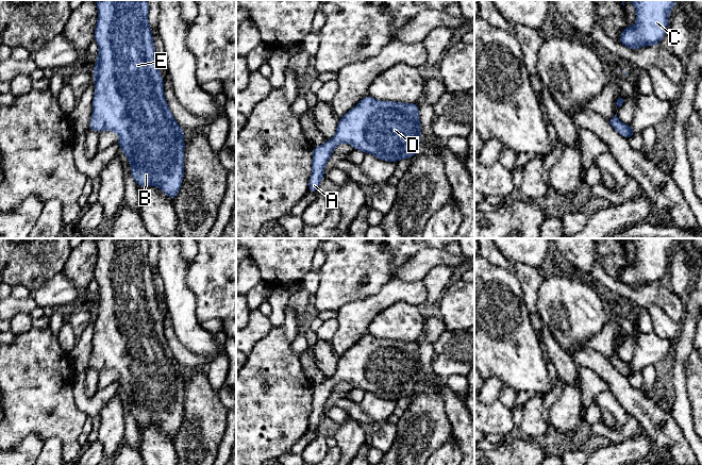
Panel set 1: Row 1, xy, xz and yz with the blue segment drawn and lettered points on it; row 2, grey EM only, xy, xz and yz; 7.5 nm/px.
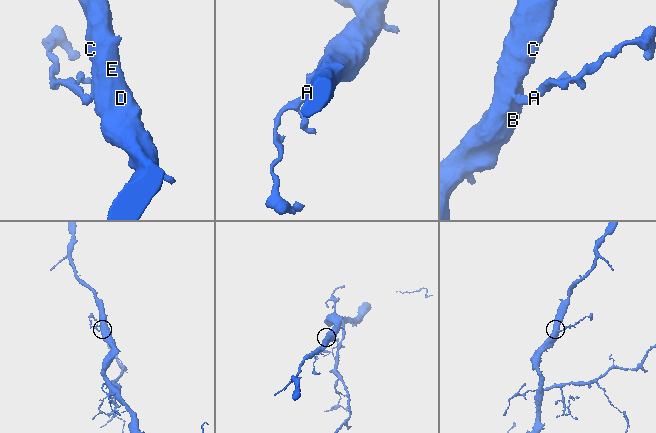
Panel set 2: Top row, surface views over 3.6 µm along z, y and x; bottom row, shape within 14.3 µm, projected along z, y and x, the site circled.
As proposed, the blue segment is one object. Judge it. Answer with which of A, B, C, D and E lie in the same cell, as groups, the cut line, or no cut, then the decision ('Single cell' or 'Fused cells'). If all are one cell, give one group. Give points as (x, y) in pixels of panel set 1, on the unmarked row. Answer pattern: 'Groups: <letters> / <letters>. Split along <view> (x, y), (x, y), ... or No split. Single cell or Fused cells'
Groups: A B C D E. No split. Single cell

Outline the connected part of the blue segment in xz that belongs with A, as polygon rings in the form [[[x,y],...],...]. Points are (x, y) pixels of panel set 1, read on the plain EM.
[[[371,334],[364,335],[354,346],[338,358],[335,373],[321,384],[313,384],[312,414],[308,418],[310,432],[316,432],[324,416],[324,405],[332,396],[334,386],[347,381],[355,388],[371,392],[381,399],[397,401],[402,397],[413,397],[420,387],[421,362],[418,342],[380,339]]]

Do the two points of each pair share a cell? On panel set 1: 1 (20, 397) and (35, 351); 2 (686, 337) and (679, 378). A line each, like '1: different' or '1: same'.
1: same
2: same

